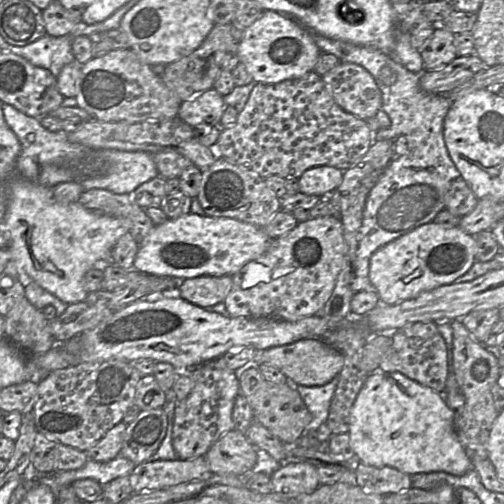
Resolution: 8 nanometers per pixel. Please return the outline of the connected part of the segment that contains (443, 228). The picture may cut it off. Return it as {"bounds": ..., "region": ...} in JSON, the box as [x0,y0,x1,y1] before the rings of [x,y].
{"bounds":[369,222,476,305],"region":[[[430,222],[378,248],[369,263],[369,280],[380,303],[394,305],[422,292],[452,284],[475,262],[476,243],[458,226]]]}

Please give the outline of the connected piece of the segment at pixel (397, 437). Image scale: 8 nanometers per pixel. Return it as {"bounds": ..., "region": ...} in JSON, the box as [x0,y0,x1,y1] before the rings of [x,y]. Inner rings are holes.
{"bounds":[348,370,473,476],"region":[[[377,370],[366,377],[351,408],[348,434],[357,461],[373,467],[389,466],[410,476],[436,471],[460,476],[473,469],[472,462],[458,439],[454,428],[454,414],[443,394],[397,371]]]}

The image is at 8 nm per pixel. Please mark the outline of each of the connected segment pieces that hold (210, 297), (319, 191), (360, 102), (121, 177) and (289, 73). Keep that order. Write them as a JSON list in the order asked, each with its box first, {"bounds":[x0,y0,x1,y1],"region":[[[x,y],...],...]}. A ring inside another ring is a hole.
[{"bounds":[178,275,232,308],"region":[[[230,275],[198,276],[179,282],[178,294],[201,308],[210,308],[224,302],[232,286]]]},{"bounds":[299,166,344,197],"region":[[[315,166],[299,178],[299,191],[307,195],[327,197],[340,185],[344,171],[332,166]]]},{"bounds":[322,62,382,120],"region":[[[340,62],[322,75],[335,103],[344,111],[368,120],[382,108],[382,93],[362,66]]]},{"bounds":[2,103,159,194],"region":[[[3,103],[2,111],[9,128],[15,133],[20,144],[21,151],[16,160],[15,171],[24,179],[32,183],[53,188],[61,183],[77,183],[84,191],[91,189],[105,189],[115,194],[130,194],[141,184],[159,175],[152,155],[145,151],[123,151],[116,149],[94,149],[68,140],[64,131],[50,132],[45,129],[40,118],[35,118],[14,106]]]},{"bounds":[238,10,323,84],"region":[[[266,10],[248,28],[238,49],[238,58],[257,83],[276,84],[284,80],[298,79],[314,70],[323,53],[314,39],[295,22],[280,13]]]}]

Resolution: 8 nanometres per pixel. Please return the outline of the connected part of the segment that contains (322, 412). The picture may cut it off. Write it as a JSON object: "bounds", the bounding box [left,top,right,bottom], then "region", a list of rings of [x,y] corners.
{"bounds":[294,374,339,429],"region":[[[339,374],[323,386],[294,385],[312,415],[313,419],[309,426],[313,429],[327,422],[331,400],[338,382]]]}

